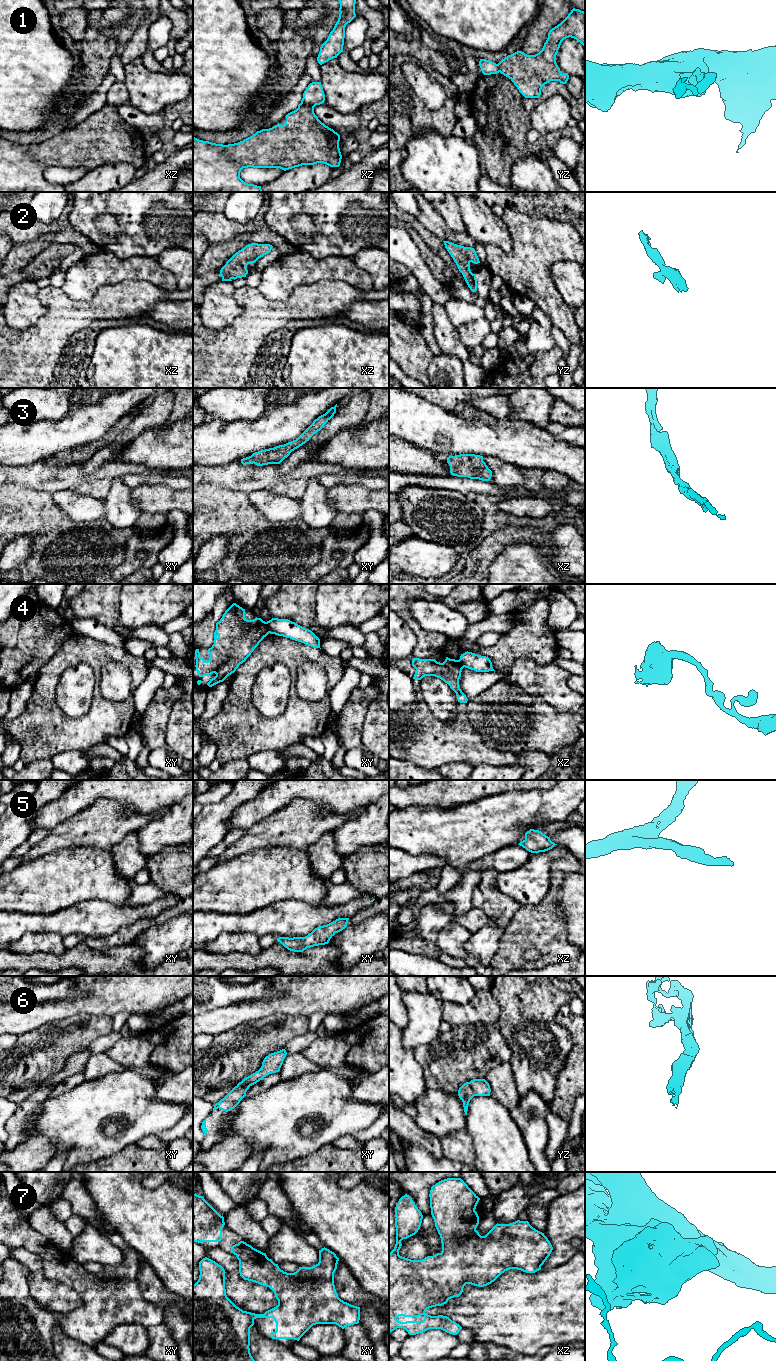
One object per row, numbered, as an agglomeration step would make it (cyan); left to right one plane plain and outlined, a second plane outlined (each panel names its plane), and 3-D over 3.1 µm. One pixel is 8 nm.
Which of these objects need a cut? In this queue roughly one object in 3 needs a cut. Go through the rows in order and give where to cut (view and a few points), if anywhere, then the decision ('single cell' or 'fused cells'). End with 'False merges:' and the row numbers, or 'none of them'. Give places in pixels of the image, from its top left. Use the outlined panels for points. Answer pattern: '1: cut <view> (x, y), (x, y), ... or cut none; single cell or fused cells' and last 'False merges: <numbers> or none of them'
1: cut xz (301, 102), (313, 107); fused cells
2: cut none; single cell
3: cut none; single cell
4: cut xy (265, 622), (269, 632); fused cells
5: cut none; single cell
6: cut none; single cell
7: cut none; single cell
False merges: 1, 4

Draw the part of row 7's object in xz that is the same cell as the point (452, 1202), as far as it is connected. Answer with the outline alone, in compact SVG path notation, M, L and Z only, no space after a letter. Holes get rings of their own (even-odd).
M447 1178L439 1181L430 1190L431 1215L435 1227L441 1238L442 1251L433 1256L427 1256L422 1260L411 1260L399 1255L402 1246L401 1241L415 1235L420 1229L423 1215L415 1205L412 1198L405 1194L395 1207L396 1244L389 1253L389 1333L397 1328L405 1329L409 1335L423 1333L429 1329L441 1329L449 1334L457 1335L462 1327L449 1317L426 1314L426 1310L436 1306L442 1306L449 1299L459 1297L466 1284L484 1287L494 1282L502 1273L510 1269L521 1270L526 1273L535 1273L541 1270L541 1266L550 1256L553 1247L544 1233L533 1228L528 1221L517 1220L510 1224L496 1224L485 1236L481 1236L476 1230L479 1224L479 1216L475 1211L480 1198L468 1187L461 1178ZM423 1315L423 1321L401 1322L396 1318L419 1317Z

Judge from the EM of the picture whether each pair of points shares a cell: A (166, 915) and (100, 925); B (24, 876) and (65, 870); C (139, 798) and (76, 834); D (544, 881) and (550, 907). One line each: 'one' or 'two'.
A: two
B: one
C: two
D: two

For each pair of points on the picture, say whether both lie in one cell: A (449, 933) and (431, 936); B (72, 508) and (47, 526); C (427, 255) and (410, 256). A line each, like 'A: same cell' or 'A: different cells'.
A: different cells
B: different cells
C: different cells

